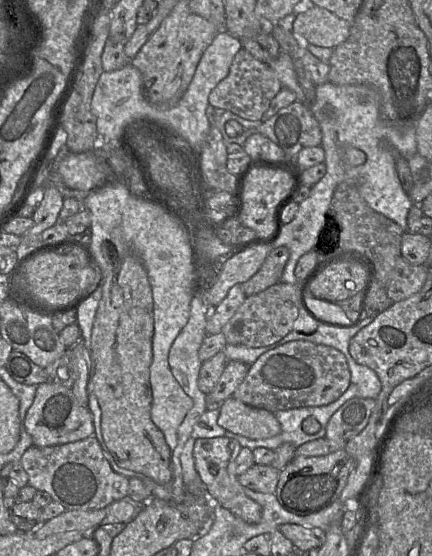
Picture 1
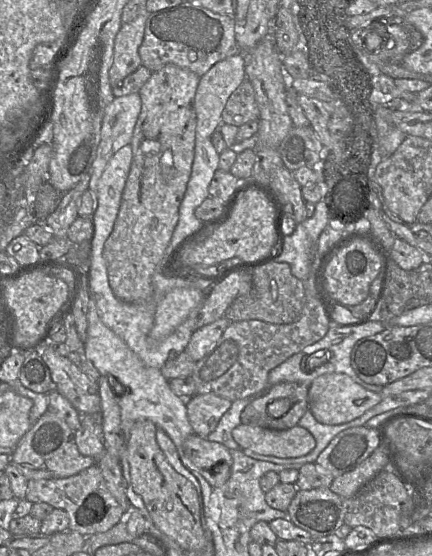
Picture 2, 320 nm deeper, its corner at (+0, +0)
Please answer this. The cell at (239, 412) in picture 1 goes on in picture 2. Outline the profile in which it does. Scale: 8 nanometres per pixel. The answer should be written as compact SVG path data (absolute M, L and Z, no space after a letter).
M241 423L233 429L232 436L241 450L278 458L305 456L316 445L312 434L299 425L287 430L273 430Z

